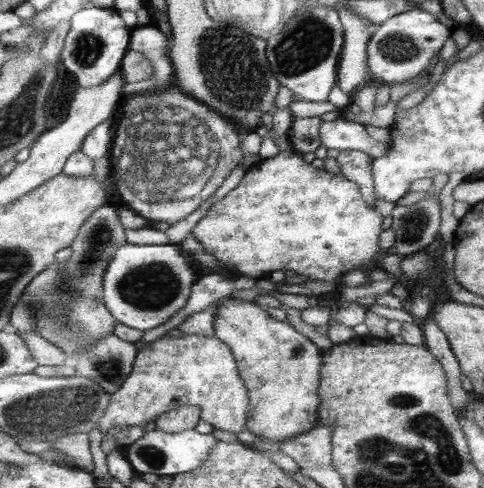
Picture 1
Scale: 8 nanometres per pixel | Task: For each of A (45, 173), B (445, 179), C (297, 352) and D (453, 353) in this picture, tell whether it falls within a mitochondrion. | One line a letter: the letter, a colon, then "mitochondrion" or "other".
A: other
B: other
C: mitochondrion
D: other

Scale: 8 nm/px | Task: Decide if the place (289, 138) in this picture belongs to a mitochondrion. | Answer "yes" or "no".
no

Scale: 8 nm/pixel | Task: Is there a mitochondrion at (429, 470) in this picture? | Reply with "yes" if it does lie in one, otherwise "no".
yes

